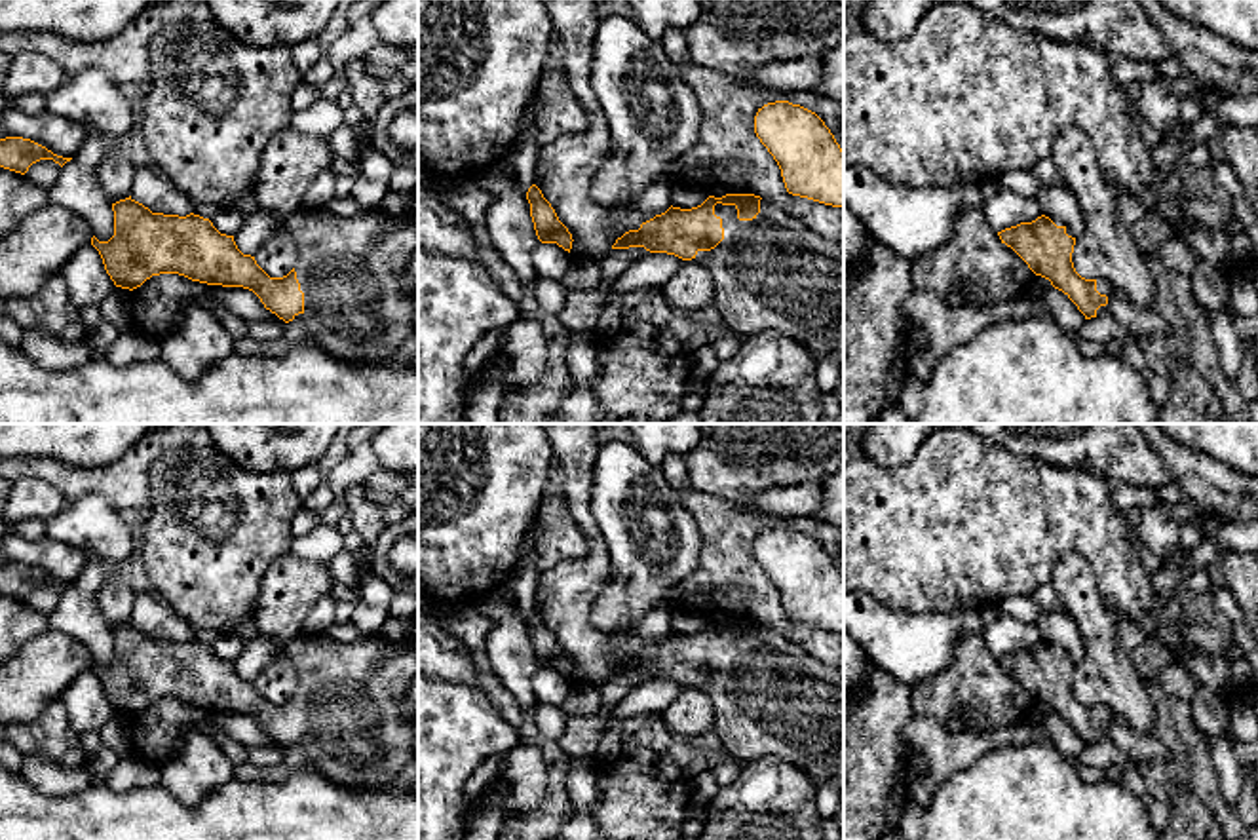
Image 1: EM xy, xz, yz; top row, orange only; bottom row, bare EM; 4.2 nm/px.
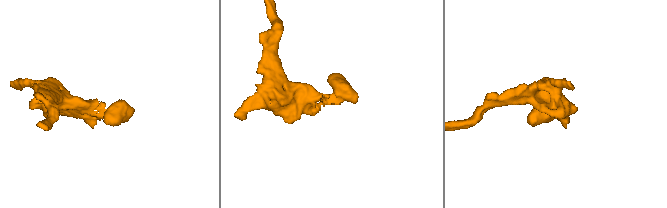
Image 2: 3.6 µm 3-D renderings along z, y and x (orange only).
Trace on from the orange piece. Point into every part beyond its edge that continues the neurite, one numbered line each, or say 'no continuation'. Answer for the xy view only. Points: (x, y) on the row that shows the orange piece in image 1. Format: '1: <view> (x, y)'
1: xy (352, 270)

